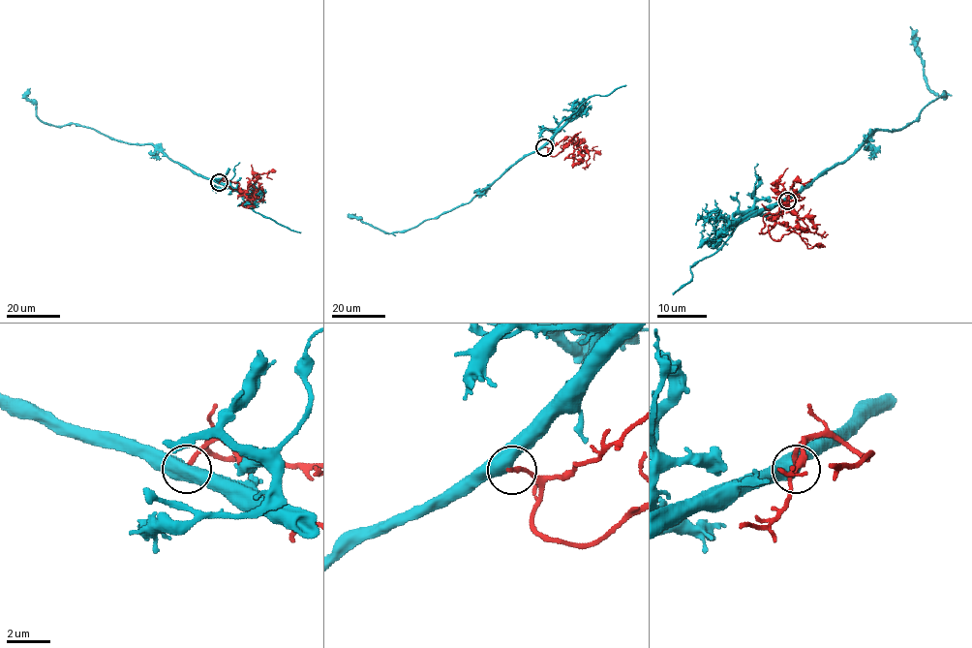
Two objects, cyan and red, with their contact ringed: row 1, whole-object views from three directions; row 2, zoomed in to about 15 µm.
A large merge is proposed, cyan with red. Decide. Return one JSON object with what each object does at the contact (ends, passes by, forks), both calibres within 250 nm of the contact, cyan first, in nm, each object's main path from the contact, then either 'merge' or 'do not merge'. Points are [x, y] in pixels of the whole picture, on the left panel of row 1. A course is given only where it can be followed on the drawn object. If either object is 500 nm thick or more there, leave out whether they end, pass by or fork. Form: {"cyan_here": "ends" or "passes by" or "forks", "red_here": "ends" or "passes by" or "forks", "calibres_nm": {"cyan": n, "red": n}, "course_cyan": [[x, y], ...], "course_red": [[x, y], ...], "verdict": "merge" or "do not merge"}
{"calibres_nm": {"cyan": 550, "red": 240}, "course_cyan": [[220, 182], [194, 173], [150, 144], [129, 144], [75, 124], [42, 121], [27, 97], [30, 87]], "course_red": [[220, 182], [223, 178], [238, 183], [253, 203], [248, 200], [255, 191], [262, 190], [263, 197], [257, 202]], "verdict": "do not merge"}

